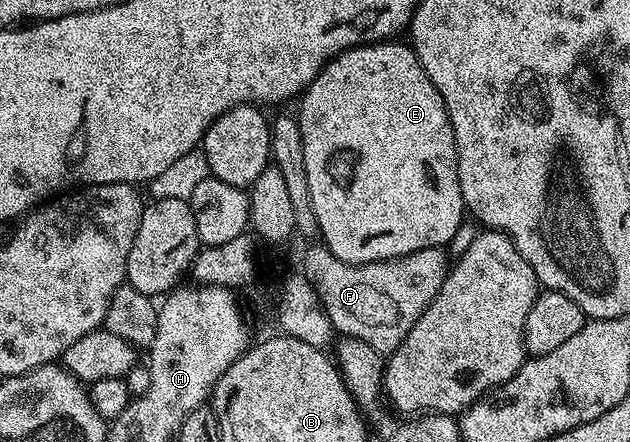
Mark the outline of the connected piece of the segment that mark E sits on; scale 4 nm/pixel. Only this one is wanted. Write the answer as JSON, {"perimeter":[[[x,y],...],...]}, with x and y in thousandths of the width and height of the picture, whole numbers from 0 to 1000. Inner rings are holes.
{"perimeter":[[[632,97],[568,102],[525,129],[478,213],[479,240],[470,253],[510,552],[554,600],[713,557],[741,480],[730,432],[721,299],[705,224],[679,179],[656,109],[644,97],[625,100]]]}

